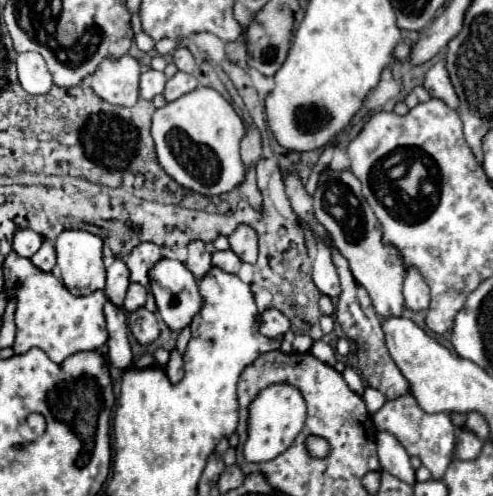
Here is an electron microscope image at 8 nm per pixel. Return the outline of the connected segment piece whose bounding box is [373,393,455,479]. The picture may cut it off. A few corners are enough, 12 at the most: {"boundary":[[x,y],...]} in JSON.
{"boundary":[[415,397],[387,401],[373,415],[443,479],[455,453],[447,413],[425,413]]}

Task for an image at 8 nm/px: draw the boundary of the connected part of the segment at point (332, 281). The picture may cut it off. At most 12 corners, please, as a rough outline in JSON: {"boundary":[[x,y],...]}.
{"boundary":[[317,243],[313,283],[333,299],[341,293],[329,247]]}

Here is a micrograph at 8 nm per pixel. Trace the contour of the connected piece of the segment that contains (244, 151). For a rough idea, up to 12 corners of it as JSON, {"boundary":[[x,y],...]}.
{"boundary":[[247,127],[241,139],[245,167],[261,157],[261,135],[257,127]]}

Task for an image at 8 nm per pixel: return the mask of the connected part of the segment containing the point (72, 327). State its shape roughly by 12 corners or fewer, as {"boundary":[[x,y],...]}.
{"boundary":[[11,251],[17,355],[61,363],[107,341],[95,291],[71,295],[53,273]]}

